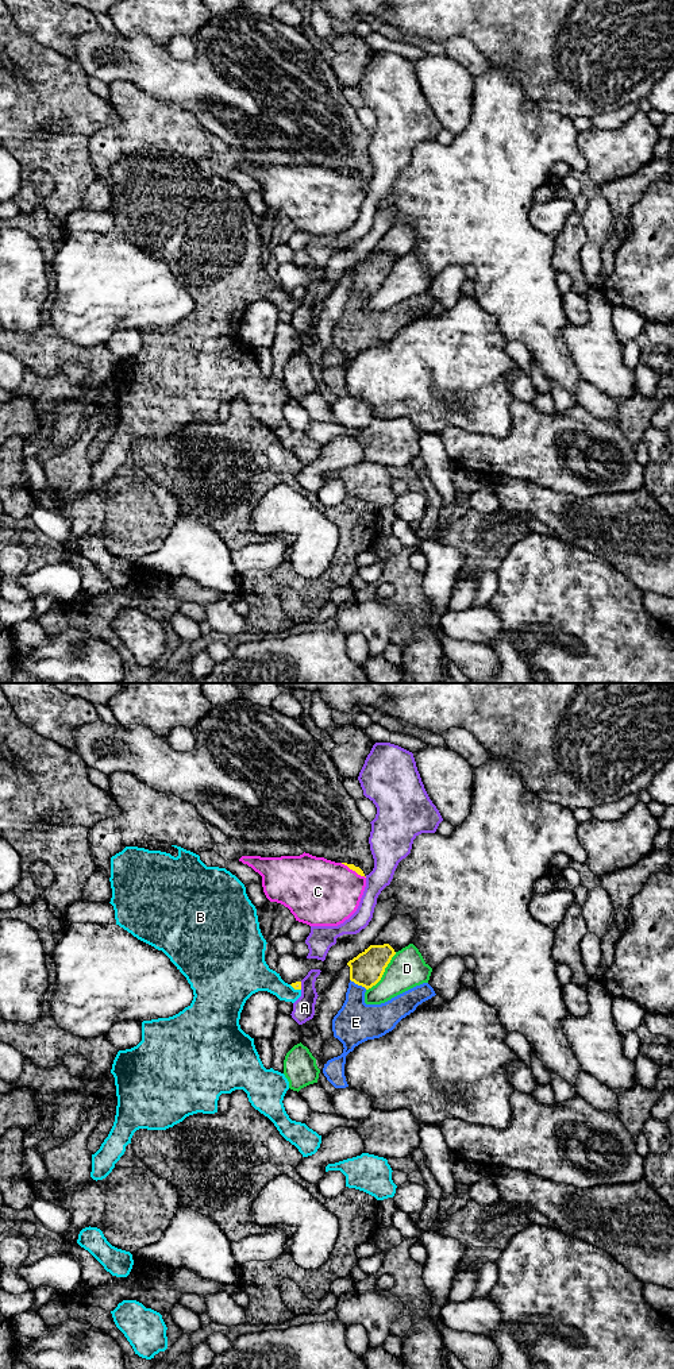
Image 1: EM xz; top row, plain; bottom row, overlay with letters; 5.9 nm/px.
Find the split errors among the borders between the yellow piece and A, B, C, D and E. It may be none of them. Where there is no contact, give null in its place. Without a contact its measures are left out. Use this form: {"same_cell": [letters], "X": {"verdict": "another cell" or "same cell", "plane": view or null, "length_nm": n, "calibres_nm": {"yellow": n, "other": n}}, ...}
{"same_cell": [], "A": {"verdict": "another cell", "plane": "xz", "length_nm": 50, "calibres_nm": {"yellow": 50, "other": 130}}, "B": {"verdict": "another cell", "plane": "xz", "length_nm": 80, "calibres_nm": {"yellow": 50, "other": 190}}, "C": {"verdict": "another cell", "plane": "xz", "length_nm": 180, "calibres_nm": {"yellow": 40, "other": 400}}, "D": {"verdict": "another cell", "plane": "xz", "length_nm": 300, "calibres_nm": {"yellow": 200, "other": 220}}, "E": {"verdict": "another cell", "plane": "xz", "length_nm": 120, "calibres_nm": {"yellow": 200, "other": 240}}}

